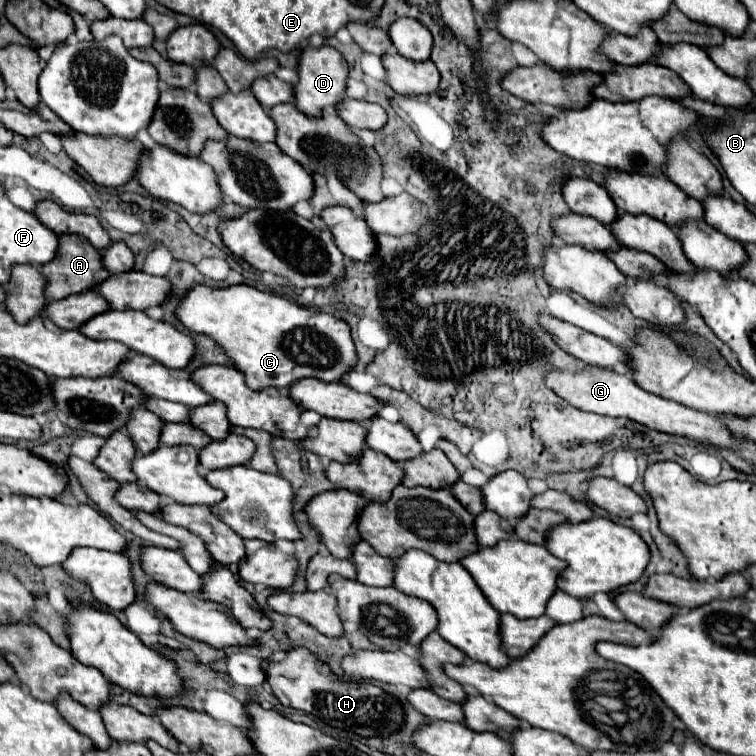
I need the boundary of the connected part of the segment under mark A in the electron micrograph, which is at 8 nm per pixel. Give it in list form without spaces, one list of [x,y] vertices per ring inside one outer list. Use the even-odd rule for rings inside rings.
[[[63,234],[59,236],[59,256],[57,260],[43,266],[43,276],[47,278],[47,300],[63,300],[67,296],[91,290],[91,284],[107,280],[109,272],[103,268],[101,252],[95,250],[87,240],[75,234]]]

